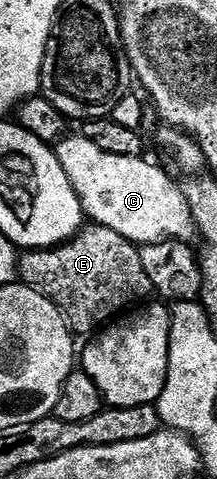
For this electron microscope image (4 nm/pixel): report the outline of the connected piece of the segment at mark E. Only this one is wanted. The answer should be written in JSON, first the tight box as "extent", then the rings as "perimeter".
{"extent":[17,225,153,337],"perimeter":[[[87,225],[58,247],[31,249],[24,255],[27,256],[24,259],[22,256],[17,263],[18,278],[53,301],[67,326],[79,337],[98,332],[120,313],[126,312],[130,303],[146,300],[146,295],[153,291],[142,265],[140,248],[108,227]]]}

